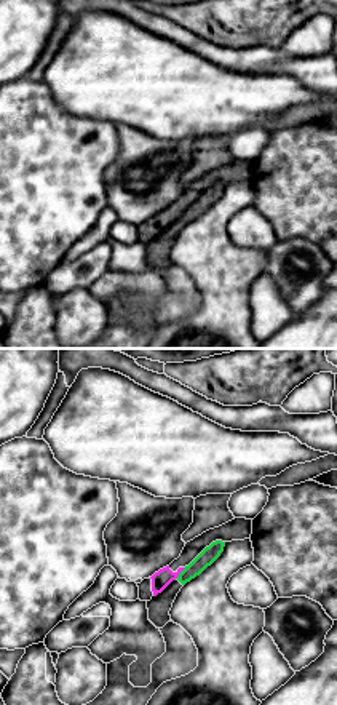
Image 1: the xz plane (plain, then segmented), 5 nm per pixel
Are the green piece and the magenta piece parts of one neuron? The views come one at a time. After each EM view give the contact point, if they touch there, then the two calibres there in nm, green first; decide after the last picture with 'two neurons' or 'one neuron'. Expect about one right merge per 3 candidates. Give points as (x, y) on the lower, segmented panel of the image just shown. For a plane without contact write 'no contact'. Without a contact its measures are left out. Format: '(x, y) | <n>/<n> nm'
(181, 573) | 80/90 nm

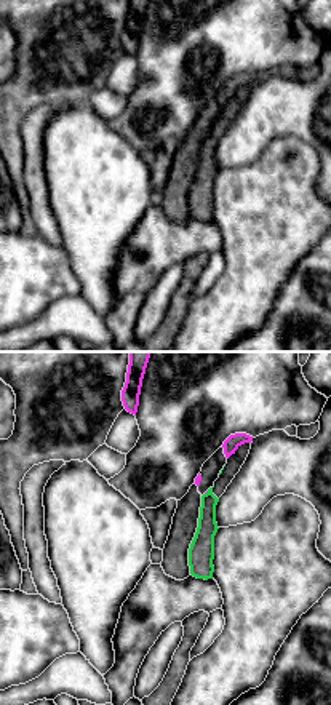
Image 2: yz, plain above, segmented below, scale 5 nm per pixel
(207, 493) | 110/20 nm

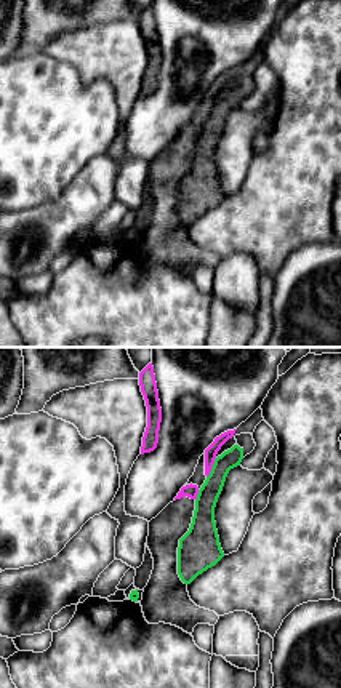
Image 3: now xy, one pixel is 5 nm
(212, 468) | 110/60 nm

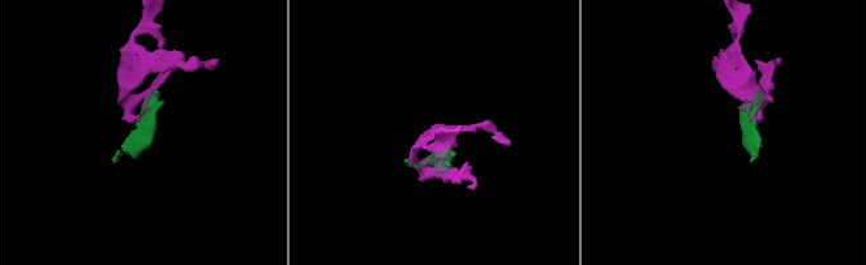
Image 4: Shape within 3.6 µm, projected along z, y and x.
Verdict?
two neurons

